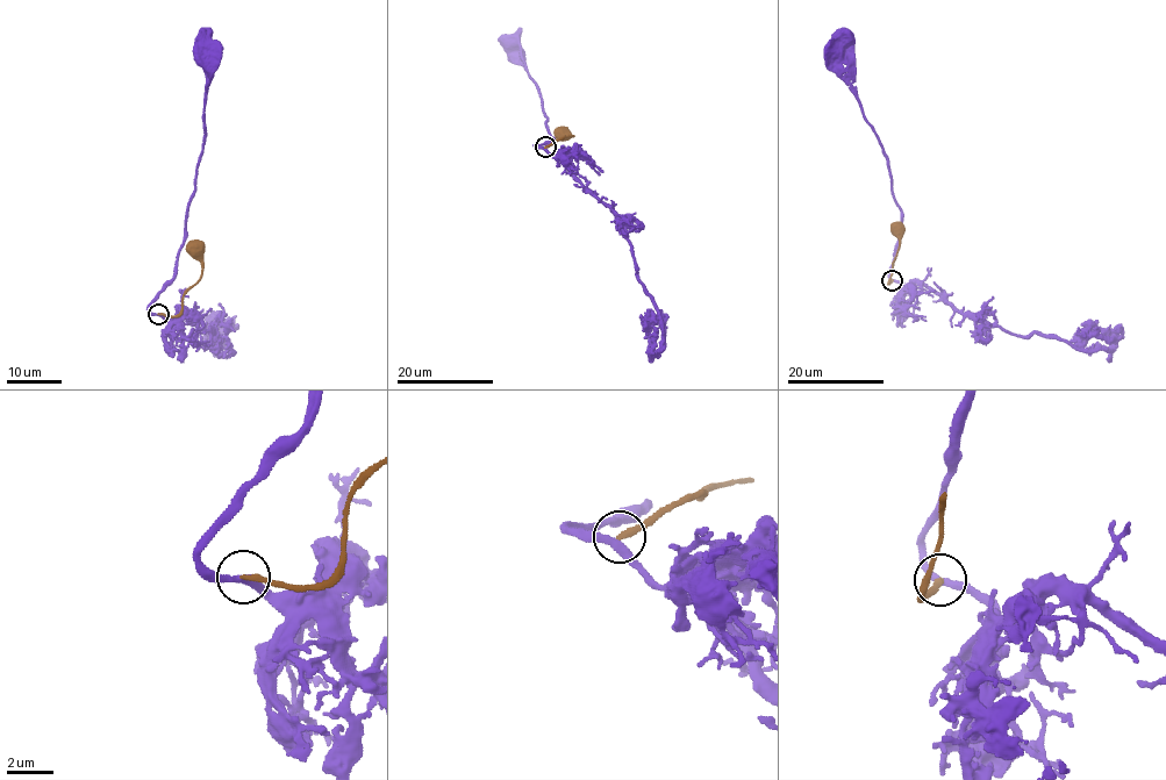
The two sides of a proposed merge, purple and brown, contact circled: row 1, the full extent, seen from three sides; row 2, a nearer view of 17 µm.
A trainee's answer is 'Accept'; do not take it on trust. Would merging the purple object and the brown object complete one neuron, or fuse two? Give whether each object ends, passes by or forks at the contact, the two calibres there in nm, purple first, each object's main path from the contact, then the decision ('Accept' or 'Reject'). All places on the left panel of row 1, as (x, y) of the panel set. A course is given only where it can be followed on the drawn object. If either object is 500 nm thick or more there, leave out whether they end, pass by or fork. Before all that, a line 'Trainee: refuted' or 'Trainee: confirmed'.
Trainee: refuted
At the ring purple passes by. At the ring brown ends. Thickness 320 nm (purple) against 280 nm. Course of purple: (158, 314), (152, 314), (148, 307), (173, 277), (200, 157), (210, 66), (209, 54), (207, 51), (206, 54). Course of brown: (158, 314), (178, 315), (183, 297), (201, 277), (201, 259), (193, 248). Reject

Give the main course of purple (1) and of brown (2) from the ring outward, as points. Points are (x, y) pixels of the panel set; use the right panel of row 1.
1: (893, 280), (888, 271), (901, 210), (893, 195), (888, 156), (850, 81), (849, 63), (835, 50)
2: (892, 280), (888, 283), (899, 240), (898, 228)

